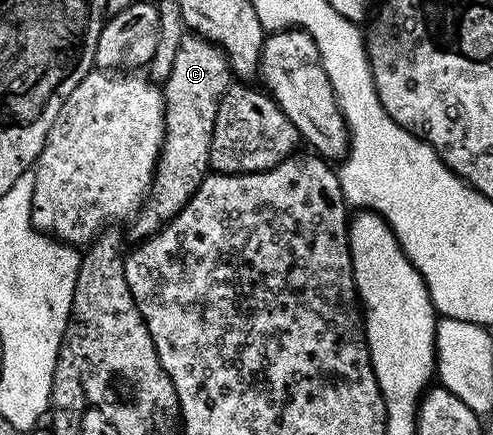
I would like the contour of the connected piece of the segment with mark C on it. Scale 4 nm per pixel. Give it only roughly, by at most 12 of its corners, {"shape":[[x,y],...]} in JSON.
{"shape":[[185,34],[163,93],[163,149],[136,241],[155,235],[209,172],[233,73]]}

